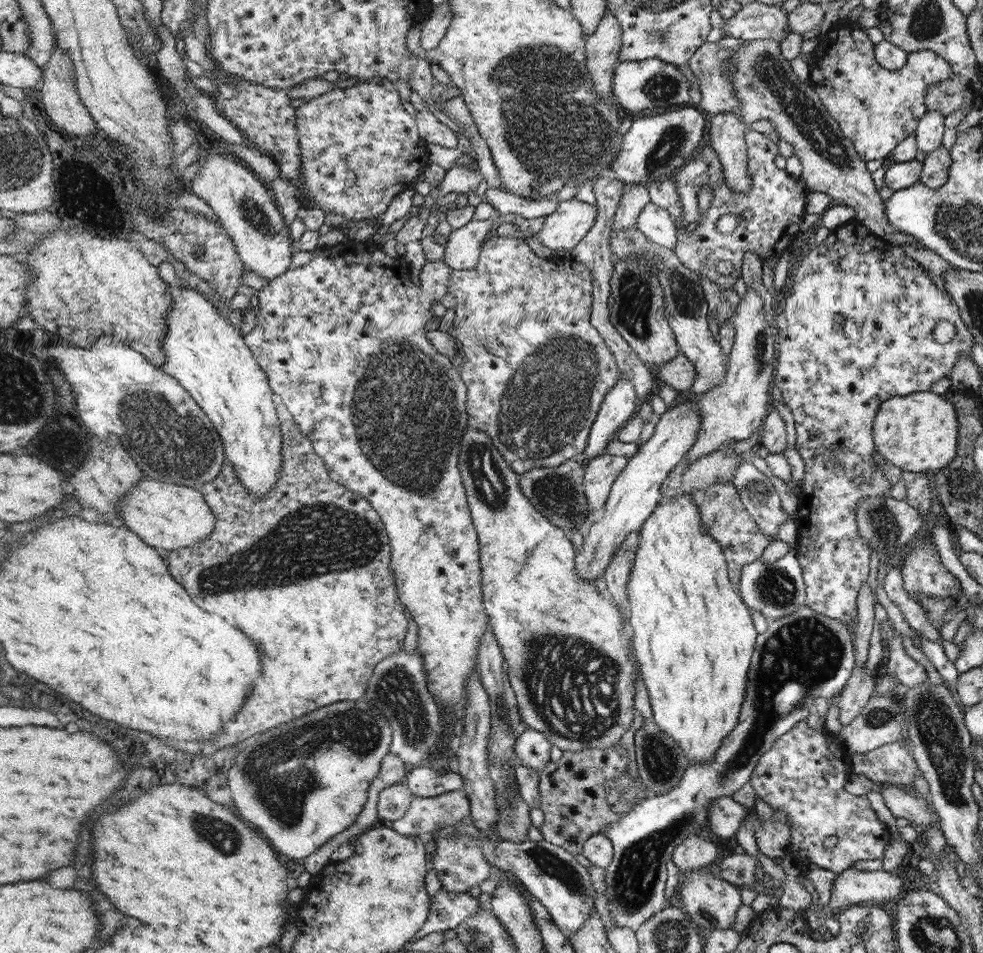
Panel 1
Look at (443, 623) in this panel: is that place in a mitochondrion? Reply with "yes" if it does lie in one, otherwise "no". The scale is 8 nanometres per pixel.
no

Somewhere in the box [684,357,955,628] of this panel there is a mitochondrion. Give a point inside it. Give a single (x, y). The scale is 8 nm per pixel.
(775, 588)

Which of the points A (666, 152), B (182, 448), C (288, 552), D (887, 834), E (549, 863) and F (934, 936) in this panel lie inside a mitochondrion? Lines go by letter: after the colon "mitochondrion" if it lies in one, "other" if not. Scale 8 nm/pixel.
A: mitochondrion
B: mitochondrion
C: mitochondrion
D: other
E: mitochondrion
F: mitochondrion

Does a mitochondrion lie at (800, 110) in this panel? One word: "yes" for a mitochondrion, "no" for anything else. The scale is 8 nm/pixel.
yes

